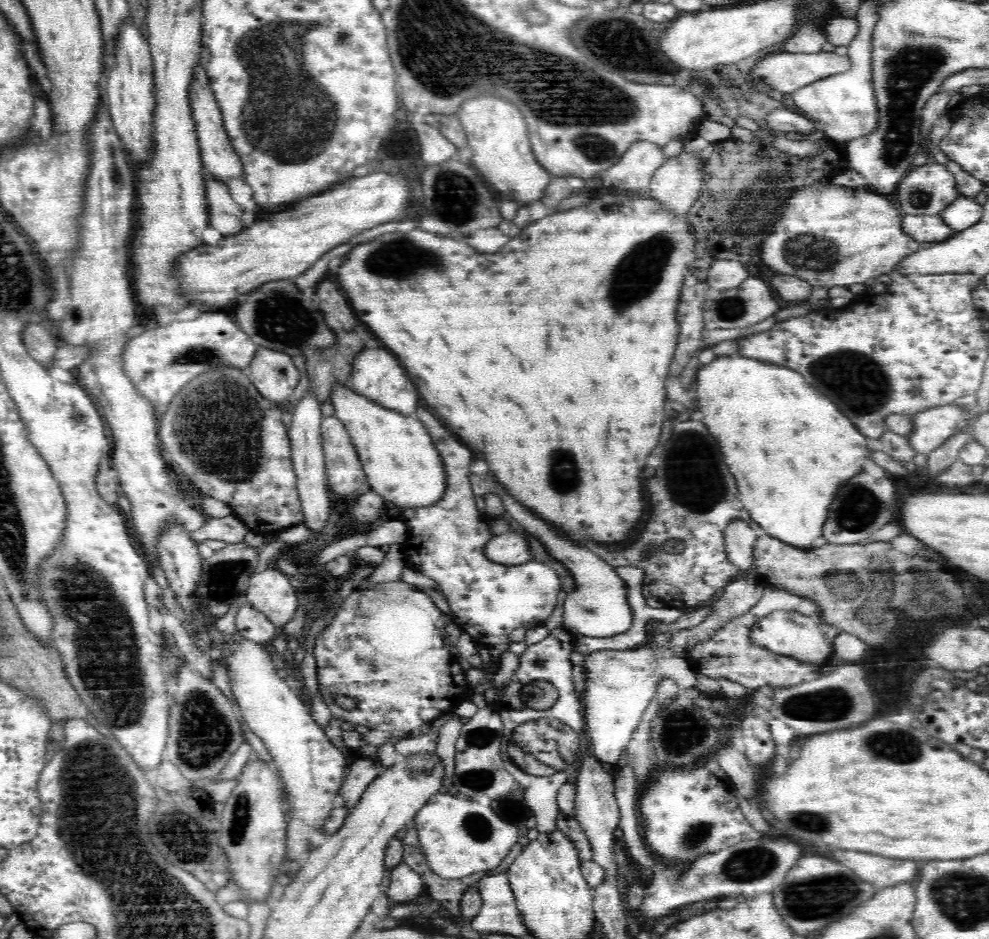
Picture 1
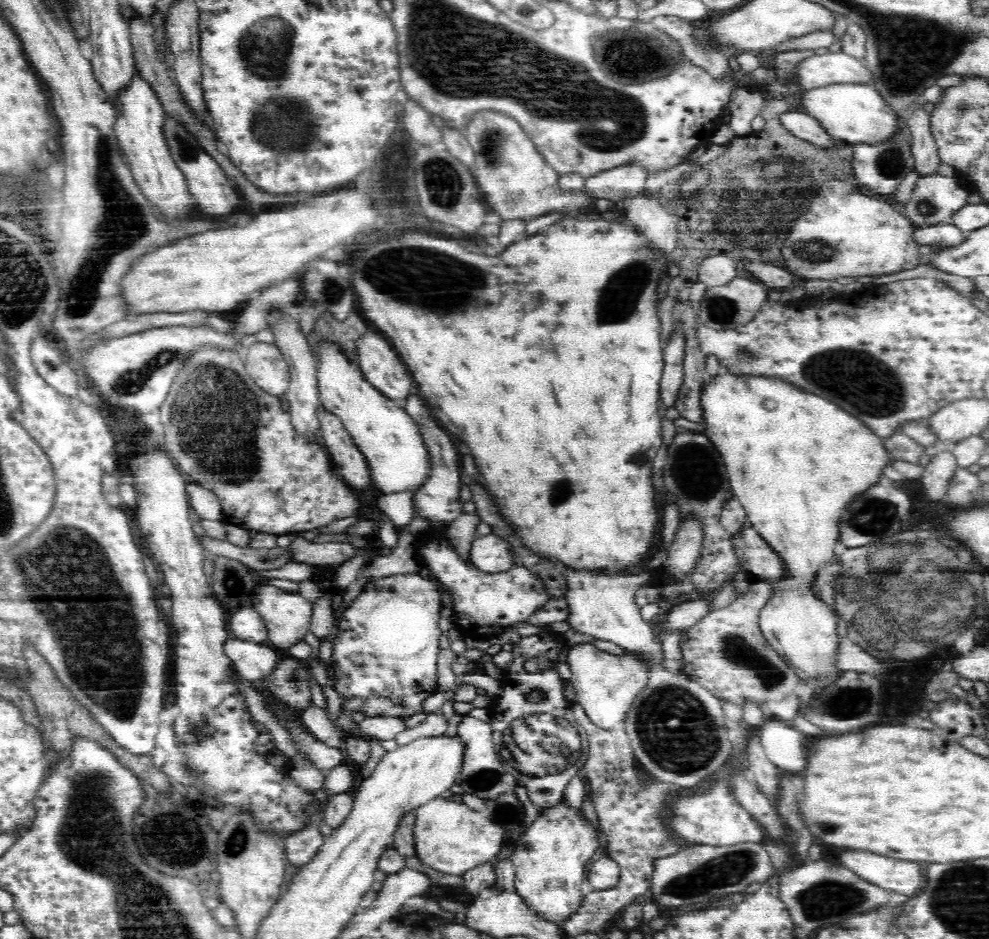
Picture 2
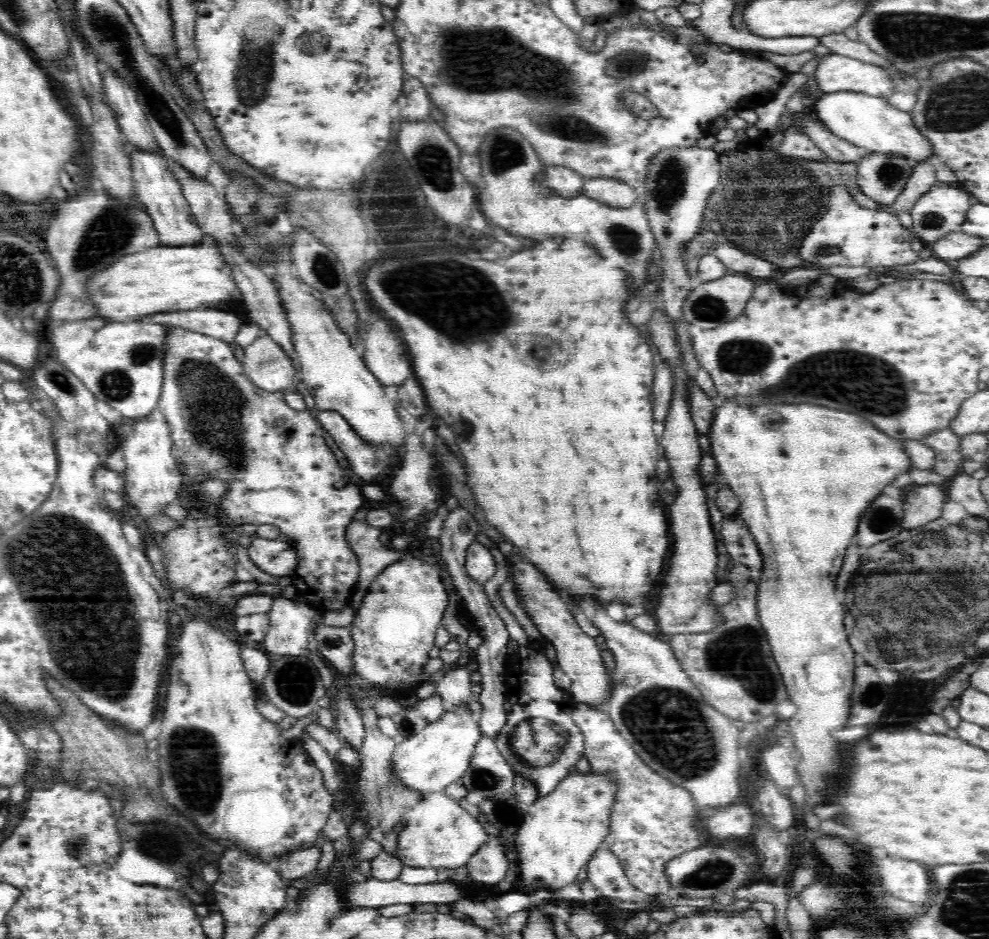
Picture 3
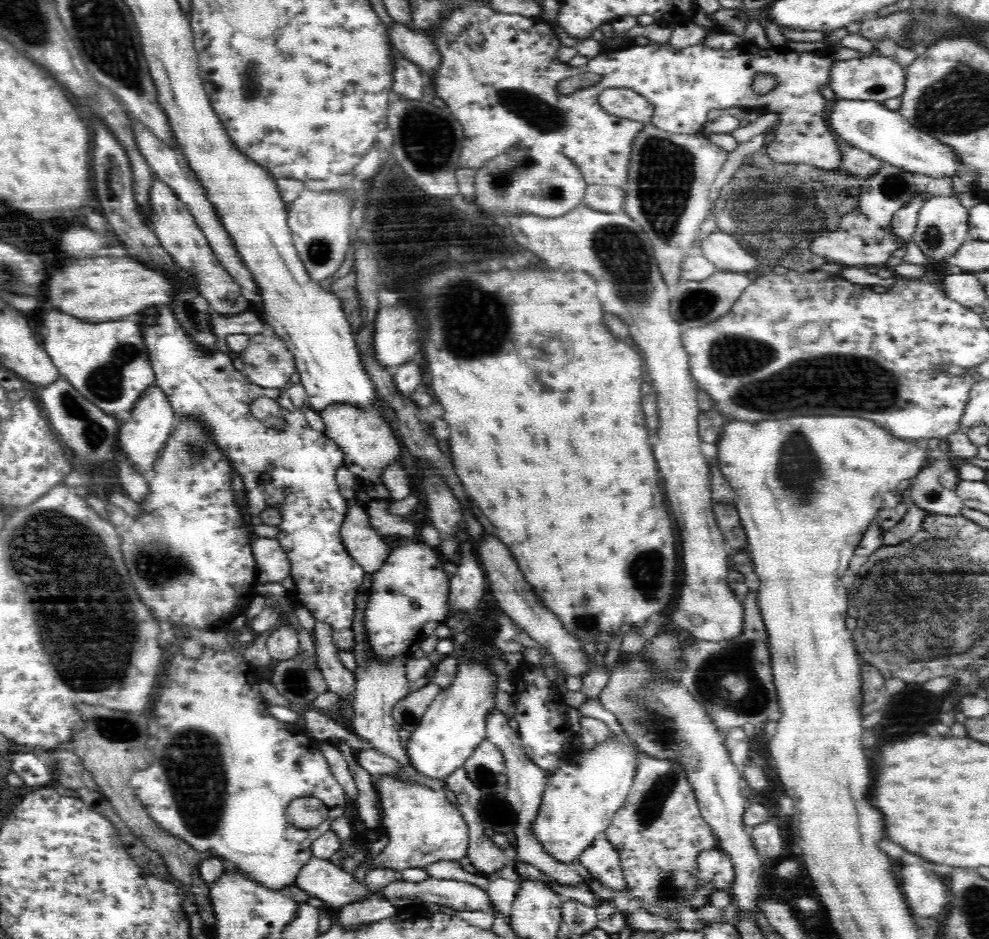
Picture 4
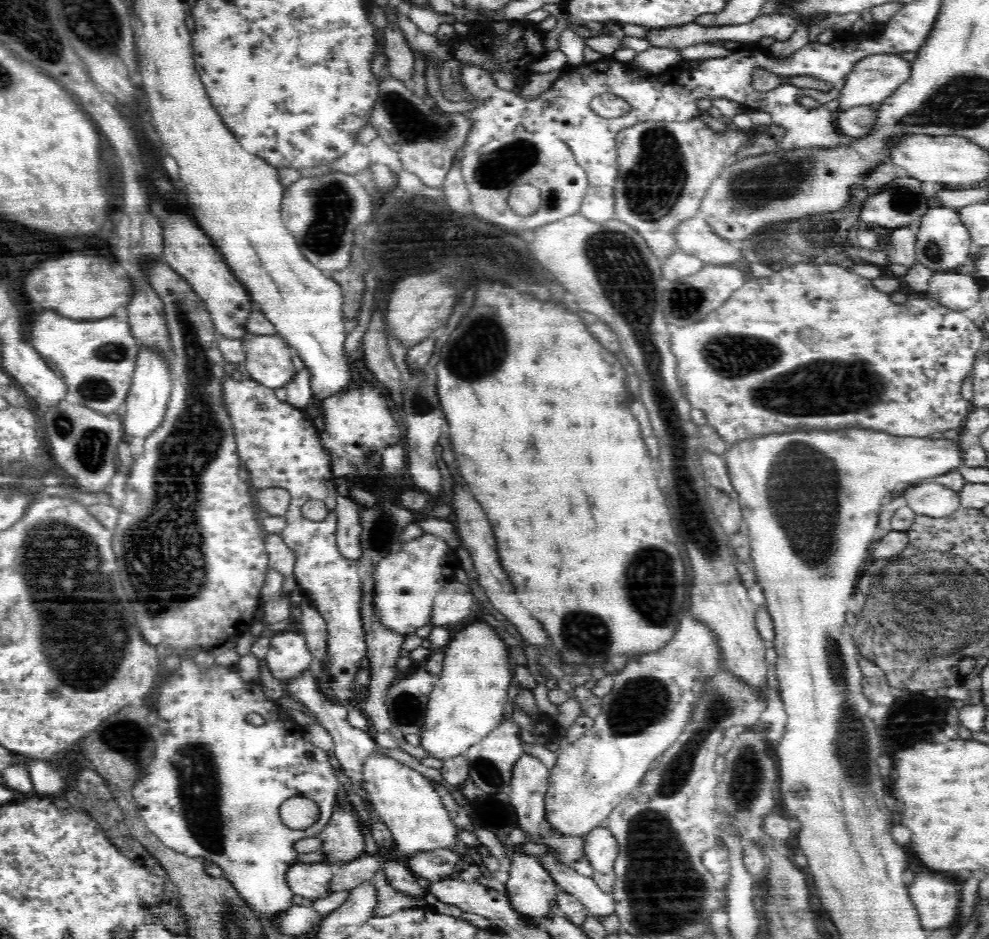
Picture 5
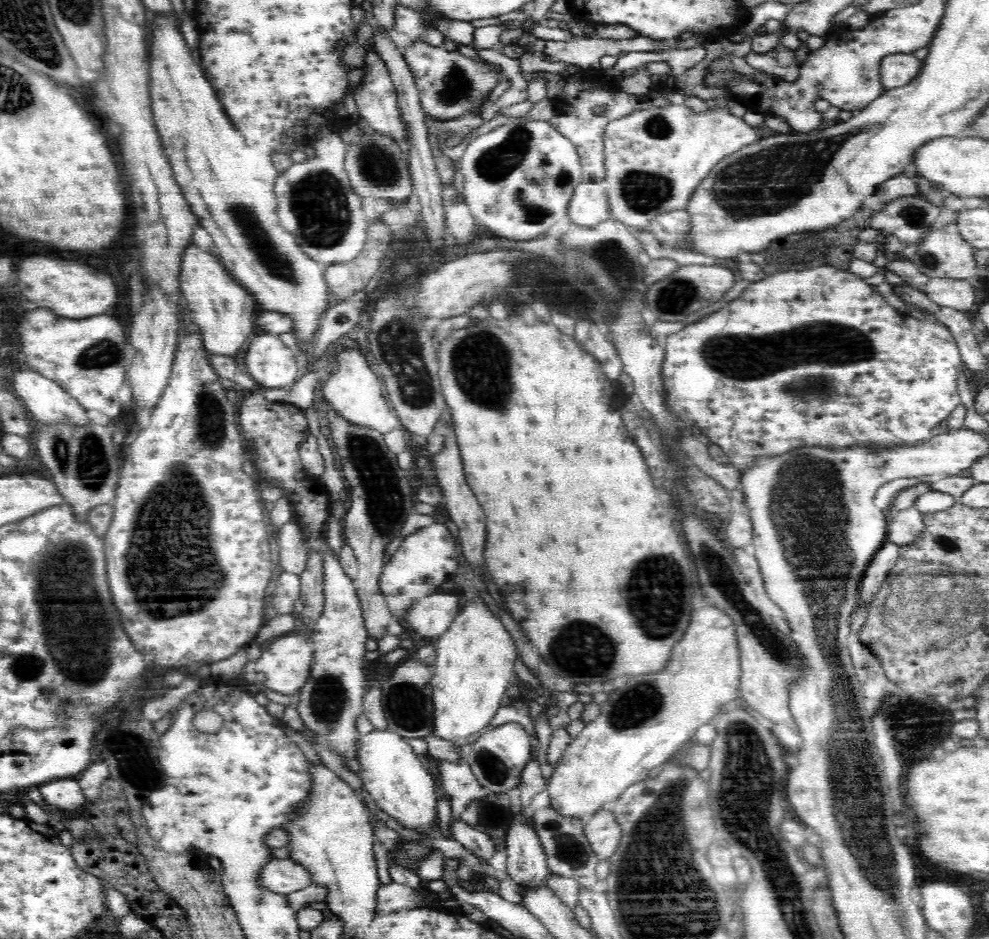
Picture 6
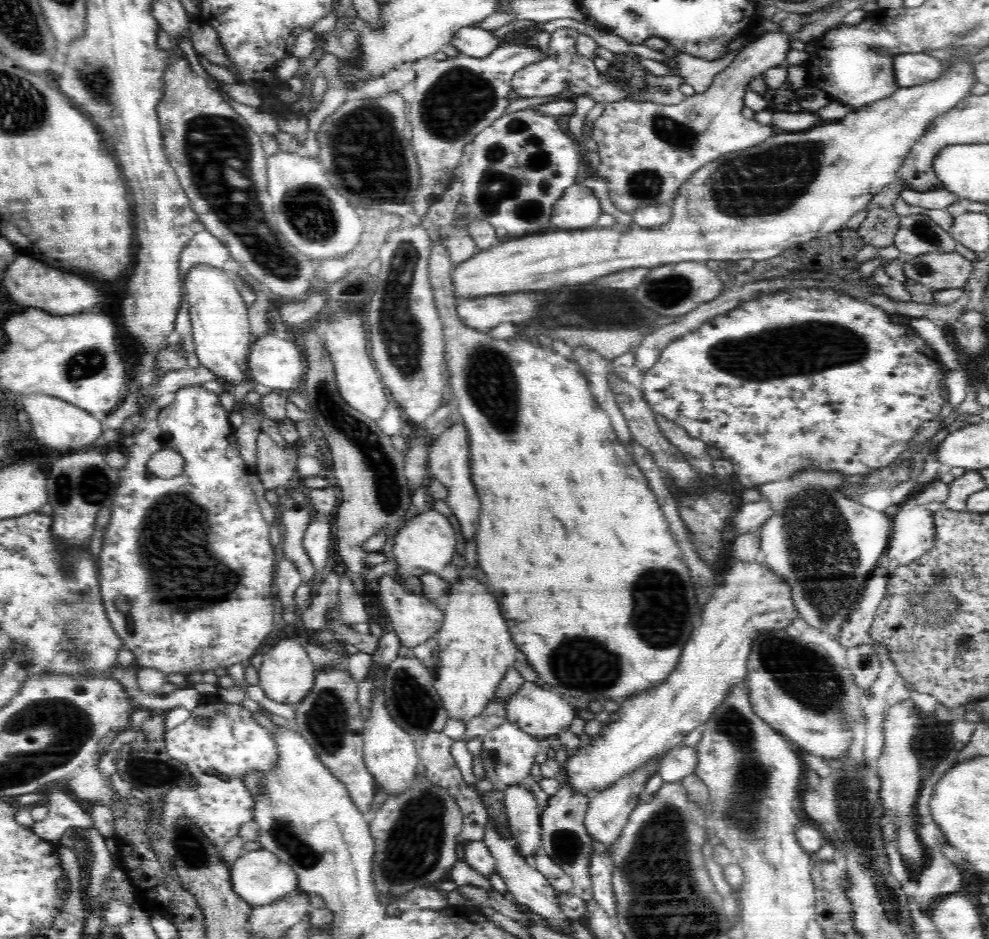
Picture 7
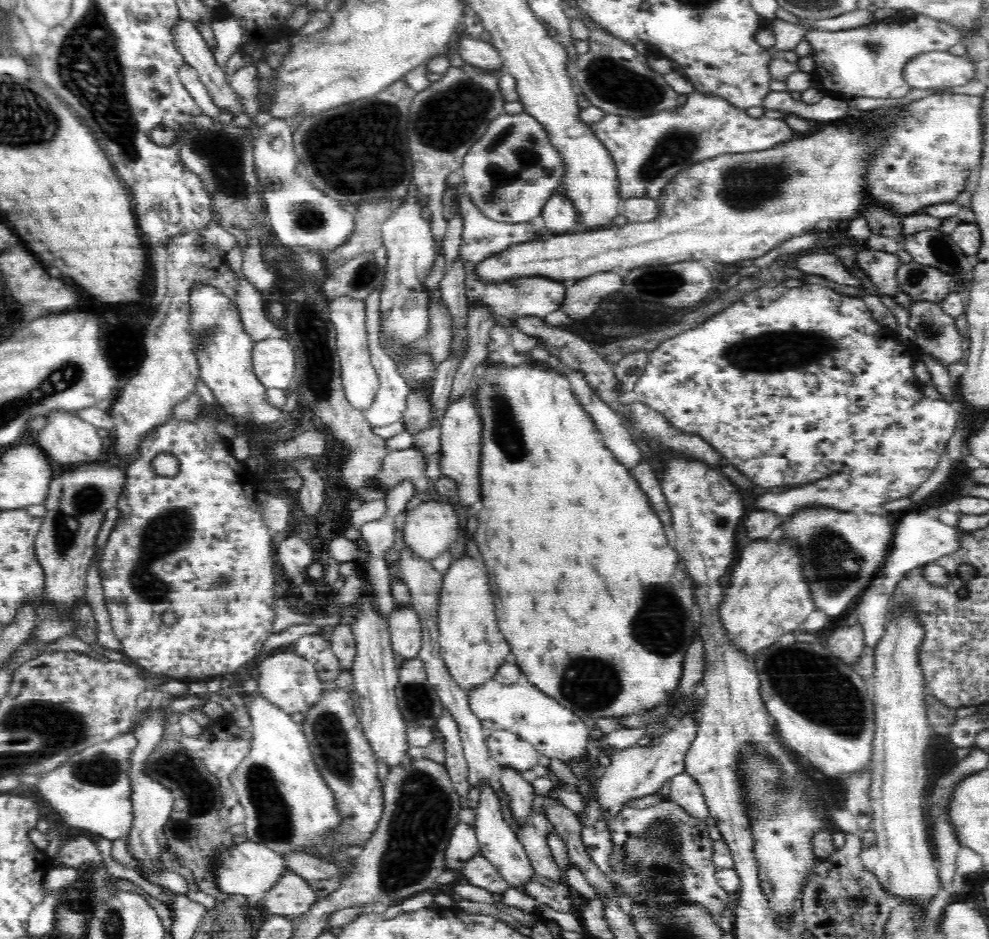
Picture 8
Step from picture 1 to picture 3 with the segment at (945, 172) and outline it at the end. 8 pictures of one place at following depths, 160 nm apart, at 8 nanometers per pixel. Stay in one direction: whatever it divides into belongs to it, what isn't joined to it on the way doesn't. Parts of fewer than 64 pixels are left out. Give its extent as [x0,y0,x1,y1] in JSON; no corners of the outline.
[911,183,971,246]

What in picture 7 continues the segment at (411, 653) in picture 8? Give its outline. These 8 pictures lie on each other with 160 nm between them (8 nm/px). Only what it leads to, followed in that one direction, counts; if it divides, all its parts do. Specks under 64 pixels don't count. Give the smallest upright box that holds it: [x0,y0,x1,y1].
[376,572,443,648]

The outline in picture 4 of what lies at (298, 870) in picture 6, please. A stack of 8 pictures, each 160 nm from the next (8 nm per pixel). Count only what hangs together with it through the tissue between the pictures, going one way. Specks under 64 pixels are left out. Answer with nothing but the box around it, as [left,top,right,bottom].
[295,856,371,908]

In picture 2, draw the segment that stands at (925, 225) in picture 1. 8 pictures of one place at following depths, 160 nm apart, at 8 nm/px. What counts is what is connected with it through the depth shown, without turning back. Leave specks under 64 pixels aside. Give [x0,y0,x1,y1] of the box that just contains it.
[913,222,967,249]

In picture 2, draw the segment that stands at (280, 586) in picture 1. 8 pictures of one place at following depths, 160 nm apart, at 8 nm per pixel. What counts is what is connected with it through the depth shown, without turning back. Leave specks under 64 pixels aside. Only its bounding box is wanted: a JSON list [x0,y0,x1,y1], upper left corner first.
[250,580,313,648]

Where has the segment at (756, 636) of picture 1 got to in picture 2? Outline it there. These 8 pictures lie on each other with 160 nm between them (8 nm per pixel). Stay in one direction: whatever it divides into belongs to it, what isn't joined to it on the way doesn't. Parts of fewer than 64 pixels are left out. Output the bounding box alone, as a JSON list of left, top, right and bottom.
[700,373,892,688]

